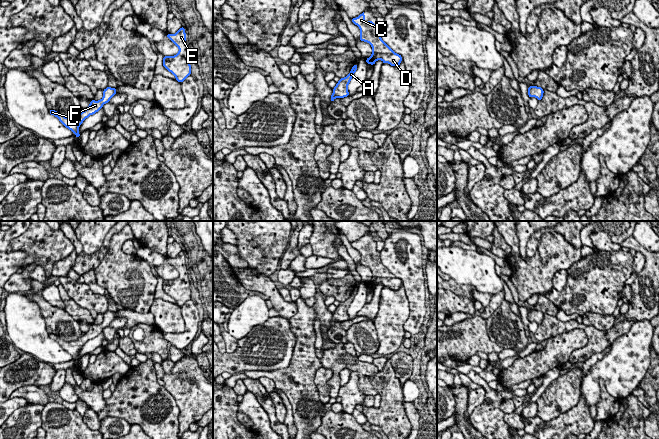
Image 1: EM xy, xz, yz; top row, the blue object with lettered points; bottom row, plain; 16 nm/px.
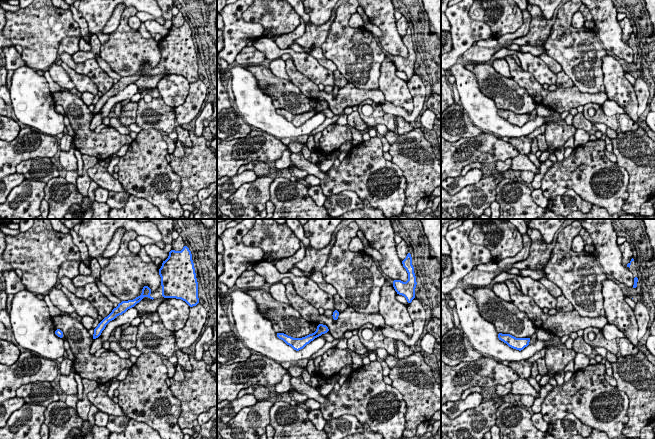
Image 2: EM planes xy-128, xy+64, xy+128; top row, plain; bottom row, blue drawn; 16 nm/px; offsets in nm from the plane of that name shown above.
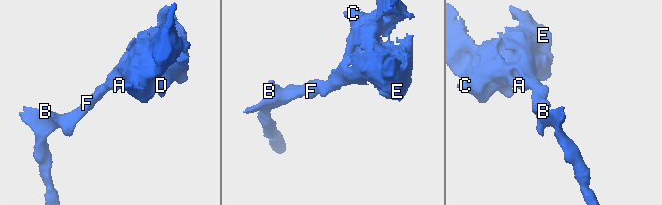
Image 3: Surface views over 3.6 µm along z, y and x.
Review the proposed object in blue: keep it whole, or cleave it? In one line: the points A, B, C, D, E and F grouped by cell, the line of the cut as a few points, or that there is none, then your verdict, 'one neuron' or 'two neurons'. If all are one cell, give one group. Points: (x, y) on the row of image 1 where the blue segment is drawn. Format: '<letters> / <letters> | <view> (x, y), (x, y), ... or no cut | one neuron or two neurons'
A B C D E F | no cut | one neuron

